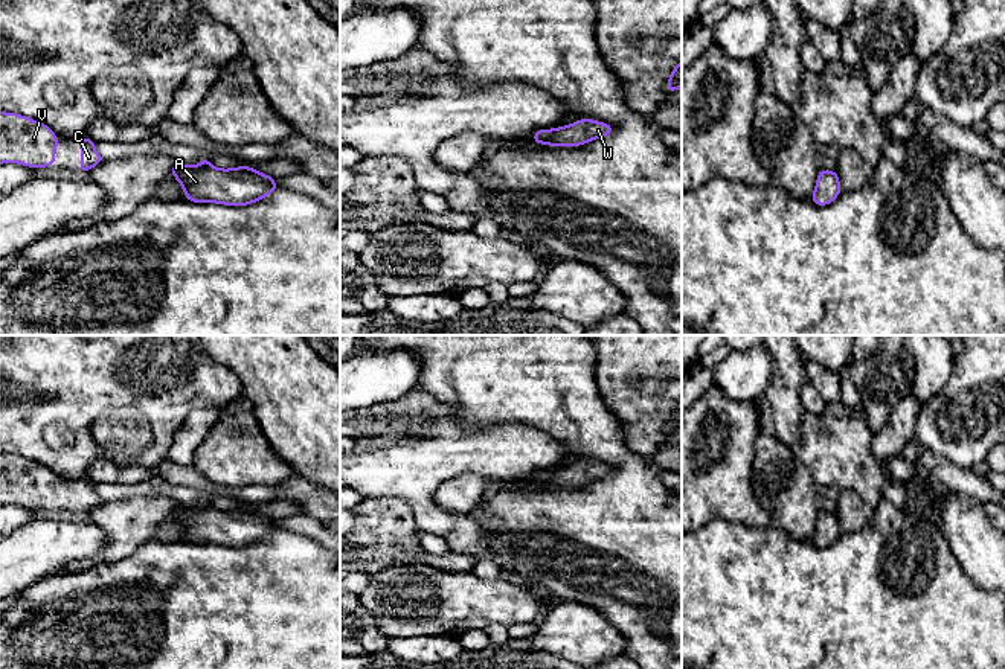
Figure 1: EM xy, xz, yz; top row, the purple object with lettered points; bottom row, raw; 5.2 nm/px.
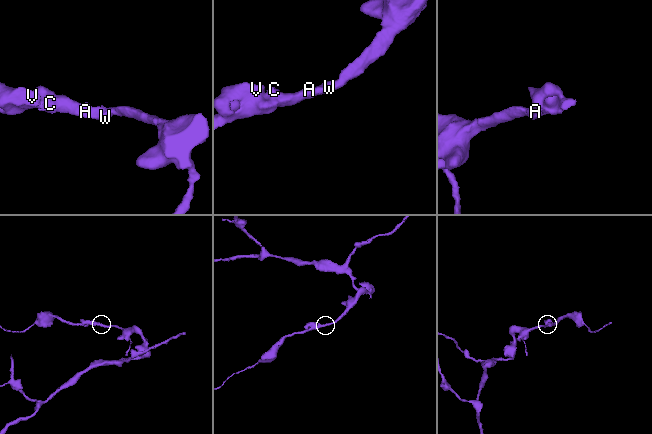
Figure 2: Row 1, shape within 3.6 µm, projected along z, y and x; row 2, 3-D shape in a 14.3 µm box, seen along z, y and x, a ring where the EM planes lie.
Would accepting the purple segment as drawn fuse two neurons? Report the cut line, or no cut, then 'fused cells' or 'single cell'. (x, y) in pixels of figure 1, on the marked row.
no cut | single cell

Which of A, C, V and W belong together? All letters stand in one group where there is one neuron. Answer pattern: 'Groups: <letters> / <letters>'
Groups: A C V W

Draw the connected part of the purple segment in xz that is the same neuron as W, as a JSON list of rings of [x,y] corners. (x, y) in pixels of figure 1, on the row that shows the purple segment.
[[[580,119],[575,123],[555,130],[538,130],[532,134],[532,142],[540,145],[578,146],[613,133],[615,128],[604,122]]]

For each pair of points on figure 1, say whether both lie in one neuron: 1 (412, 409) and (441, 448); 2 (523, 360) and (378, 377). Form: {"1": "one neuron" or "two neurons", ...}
{"1": "one neuron", "2": "two neurons"}

